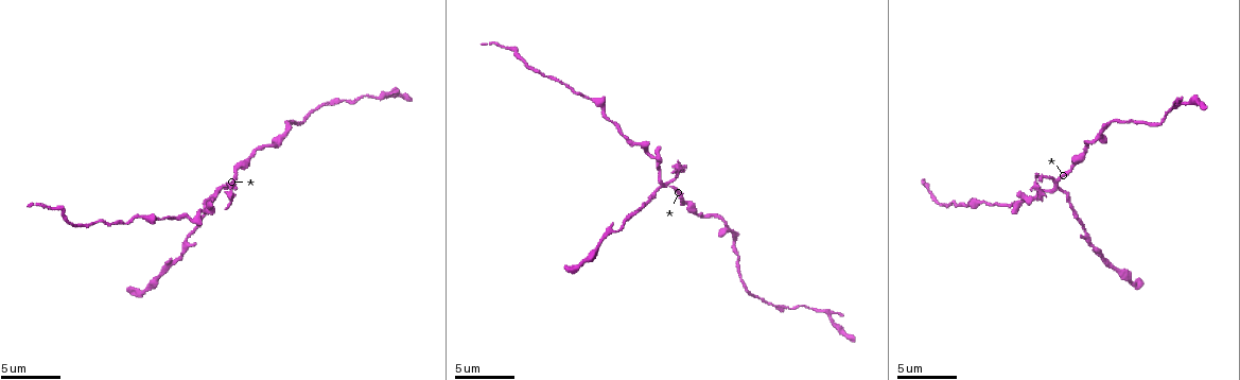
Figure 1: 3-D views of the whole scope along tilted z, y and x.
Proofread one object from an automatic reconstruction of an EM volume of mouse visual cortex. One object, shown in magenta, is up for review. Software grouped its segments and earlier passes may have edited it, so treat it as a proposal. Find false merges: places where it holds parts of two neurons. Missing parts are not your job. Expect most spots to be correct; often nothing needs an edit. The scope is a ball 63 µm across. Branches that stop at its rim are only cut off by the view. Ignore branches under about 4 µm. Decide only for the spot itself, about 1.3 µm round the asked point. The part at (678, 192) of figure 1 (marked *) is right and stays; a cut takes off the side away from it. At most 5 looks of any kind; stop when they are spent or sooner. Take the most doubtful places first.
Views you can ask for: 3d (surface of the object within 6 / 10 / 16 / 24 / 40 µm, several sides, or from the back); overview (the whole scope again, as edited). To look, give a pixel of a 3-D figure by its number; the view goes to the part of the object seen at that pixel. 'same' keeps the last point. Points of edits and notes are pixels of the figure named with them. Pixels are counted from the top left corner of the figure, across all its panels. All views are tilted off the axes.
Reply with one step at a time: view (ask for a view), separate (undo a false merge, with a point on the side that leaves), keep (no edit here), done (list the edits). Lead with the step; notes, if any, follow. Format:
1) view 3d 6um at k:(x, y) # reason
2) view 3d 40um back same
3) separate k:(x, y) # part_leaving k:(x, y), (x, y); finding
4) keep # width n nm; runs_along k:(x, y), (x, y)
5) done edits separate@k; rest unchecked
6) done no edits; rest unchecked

view 3d 16um at 1:(210, 195) # three-way junction

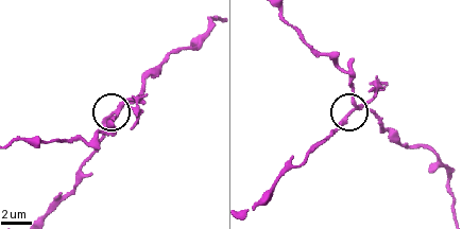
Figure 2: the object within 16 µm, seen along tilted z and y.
view 3d 6um at 2:(350, 112)

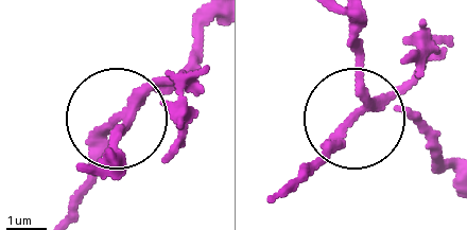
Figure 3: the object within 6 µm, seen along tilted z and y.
separate 3:(100, 133) # width 200 nm; part_leaving 3:(131, 105), (70, 218); two neurons meet here

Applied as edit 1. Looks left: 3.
view overview # see it whole again

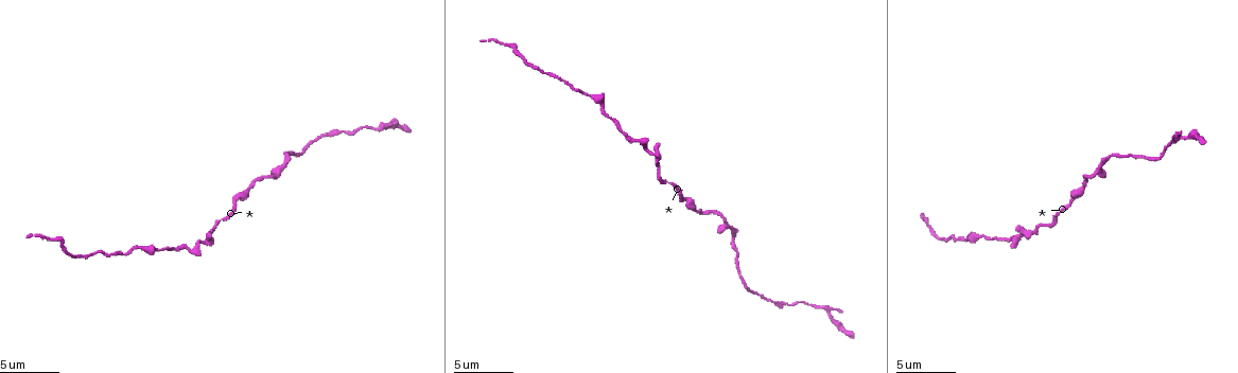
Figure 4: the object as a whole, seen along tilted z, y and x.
view 3d 16um at 4:(721, 216) # sudden change in width

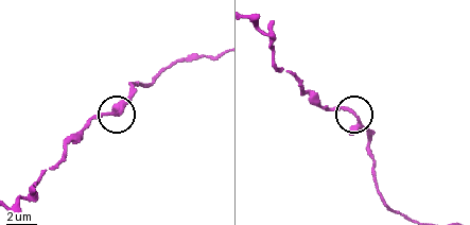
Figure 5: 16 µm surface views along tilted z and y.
view 3d 6um at 5:(114, 115)

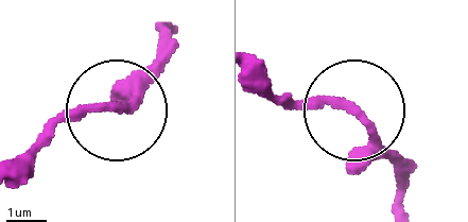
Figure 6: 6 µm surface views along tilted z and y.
keep # runs_along 6:(24, 158), (67, 120), (121, 103), (168, 46); one neuron here

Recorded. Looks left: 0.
done edits separate@3; rest unchecked

